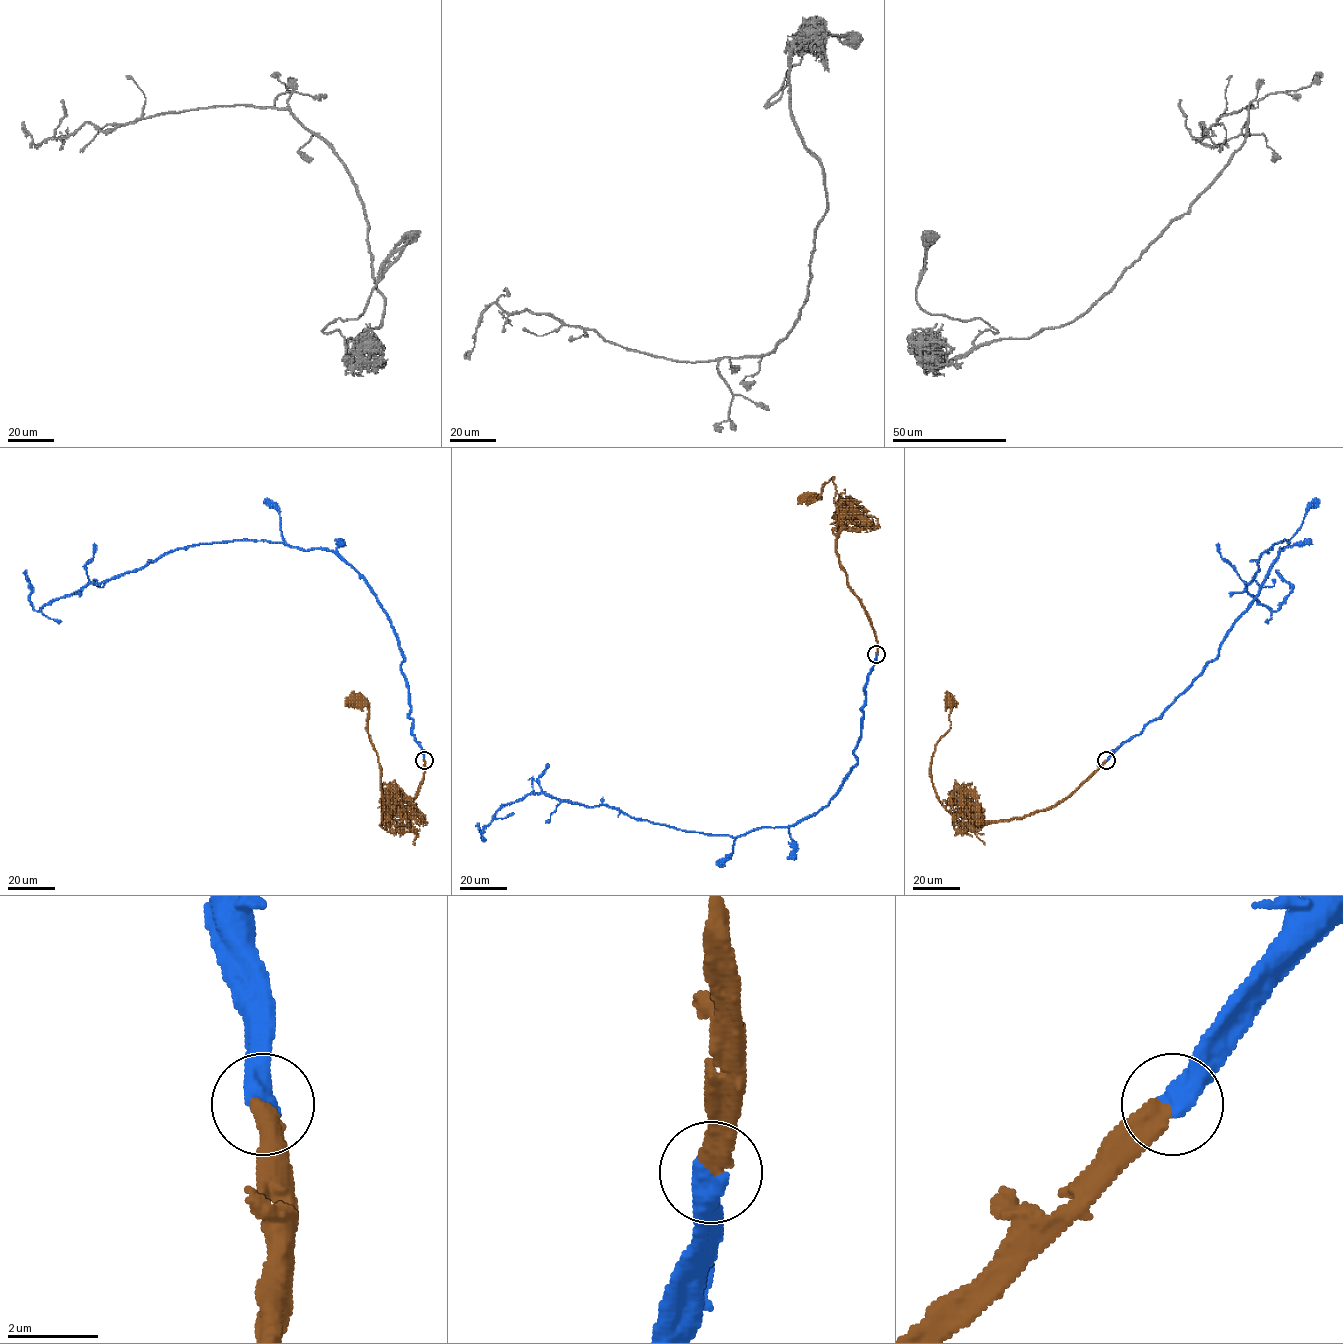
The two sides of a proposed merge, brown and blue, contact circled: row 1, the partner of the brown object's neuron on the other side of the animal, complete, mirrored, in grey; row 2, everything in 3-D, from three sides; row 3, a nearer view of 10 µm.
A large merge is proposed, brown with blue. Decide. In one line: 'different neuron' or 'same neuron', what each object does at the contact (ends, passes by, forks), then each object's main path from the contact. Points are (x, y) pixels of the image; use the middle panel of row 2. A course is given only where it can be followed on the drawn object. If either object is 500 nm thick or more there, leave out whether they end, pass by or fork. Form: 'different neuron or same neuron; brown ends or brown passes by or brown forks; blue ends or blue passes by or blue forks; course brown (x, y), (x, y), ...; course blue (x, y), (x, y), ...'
same neuron; course brown (876, 654), (875, 629), (848, 585), (836, 550), (833, 478), (820, 498), (808, 496); course blue (876, 654), (856, 763), (826, 806), (795, 823), (705, 835), (540, 794), (504, 804), (483, 839), (478, 822)

